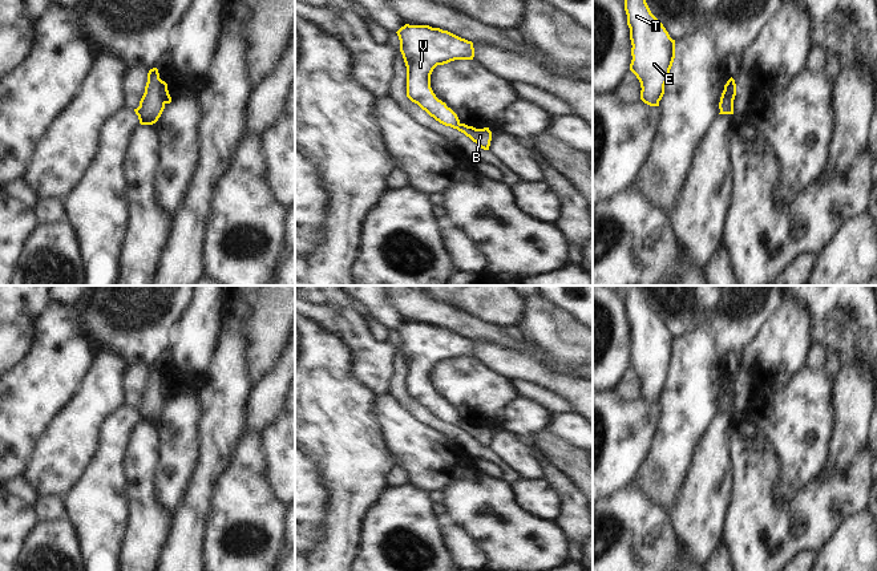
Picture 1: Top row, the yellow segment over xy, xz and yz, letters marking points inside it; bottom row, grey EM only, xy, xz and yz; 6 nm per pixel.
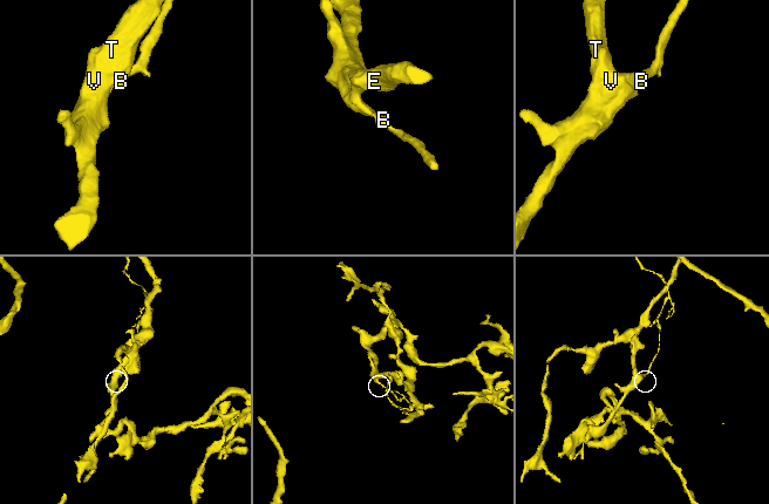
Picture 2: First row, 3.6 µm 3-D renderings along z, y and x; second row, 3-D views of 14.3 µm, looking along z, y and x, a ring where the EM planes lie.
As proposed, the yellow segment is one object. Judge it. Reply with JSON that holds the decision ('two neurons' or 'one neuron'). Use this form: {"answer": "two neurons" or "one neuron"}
{"answer": "two neurons"}

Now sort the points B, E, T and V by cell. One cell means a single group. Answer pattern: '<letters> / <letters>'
B / E T V

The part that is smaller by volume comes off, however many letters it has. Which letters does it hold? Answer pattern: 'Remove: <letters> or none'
Remove: B.

